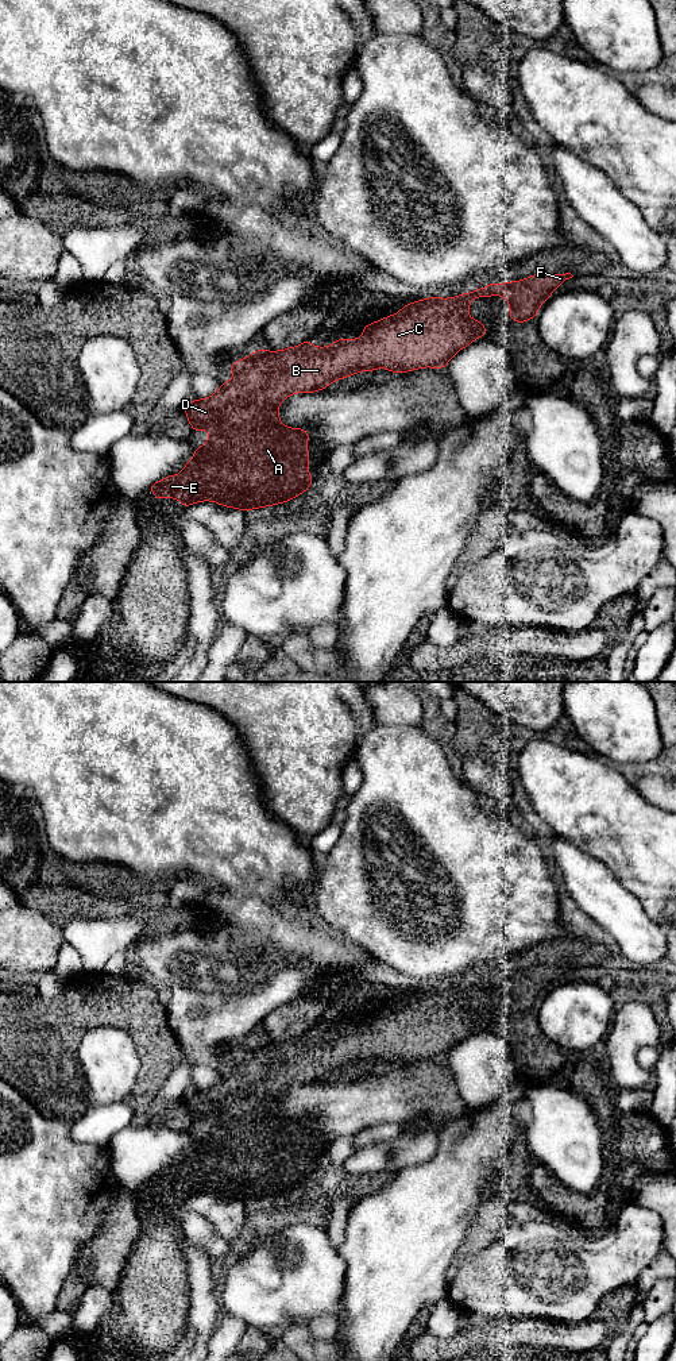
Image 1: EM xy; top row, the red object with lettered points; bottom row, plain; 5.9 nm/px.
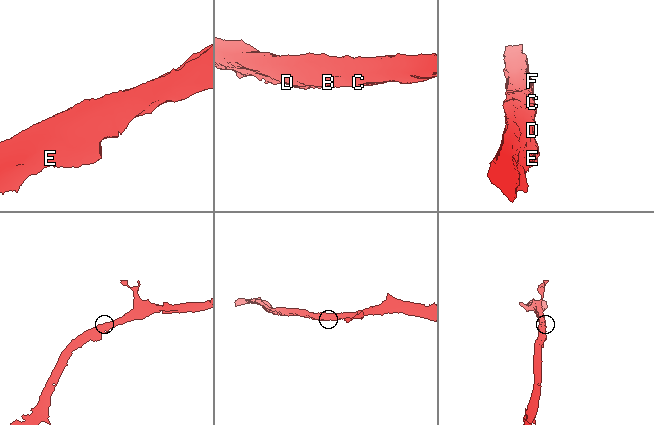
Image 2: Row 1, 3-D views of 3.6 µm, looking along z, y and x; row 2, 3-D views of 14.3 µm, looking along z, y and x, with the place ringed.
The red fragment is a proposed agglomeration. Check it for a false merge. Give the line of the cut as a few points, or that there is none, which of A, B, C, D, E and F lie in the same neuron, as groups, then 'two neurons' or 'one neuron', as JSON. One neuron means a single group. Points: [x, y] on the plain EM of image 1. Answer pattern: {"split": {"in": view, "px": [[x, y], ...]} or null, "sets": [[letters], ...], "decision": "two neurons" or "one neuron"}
{"split": null, "sets": [["A", "B", "C", "D", "E", "F"]], "decision": "one neuron"}

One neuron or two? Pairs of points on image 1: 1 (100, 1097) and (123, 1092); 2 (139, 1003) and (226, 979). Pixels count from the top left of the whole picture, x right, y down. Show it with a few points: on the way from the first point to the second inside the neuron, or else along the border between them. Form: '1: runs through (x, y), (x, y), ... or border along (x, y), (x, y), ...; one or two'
1: runs through (105, 1095), (118, 1092); one
2: border along (163, 1007), (169, 1028), (176, 1037); two

